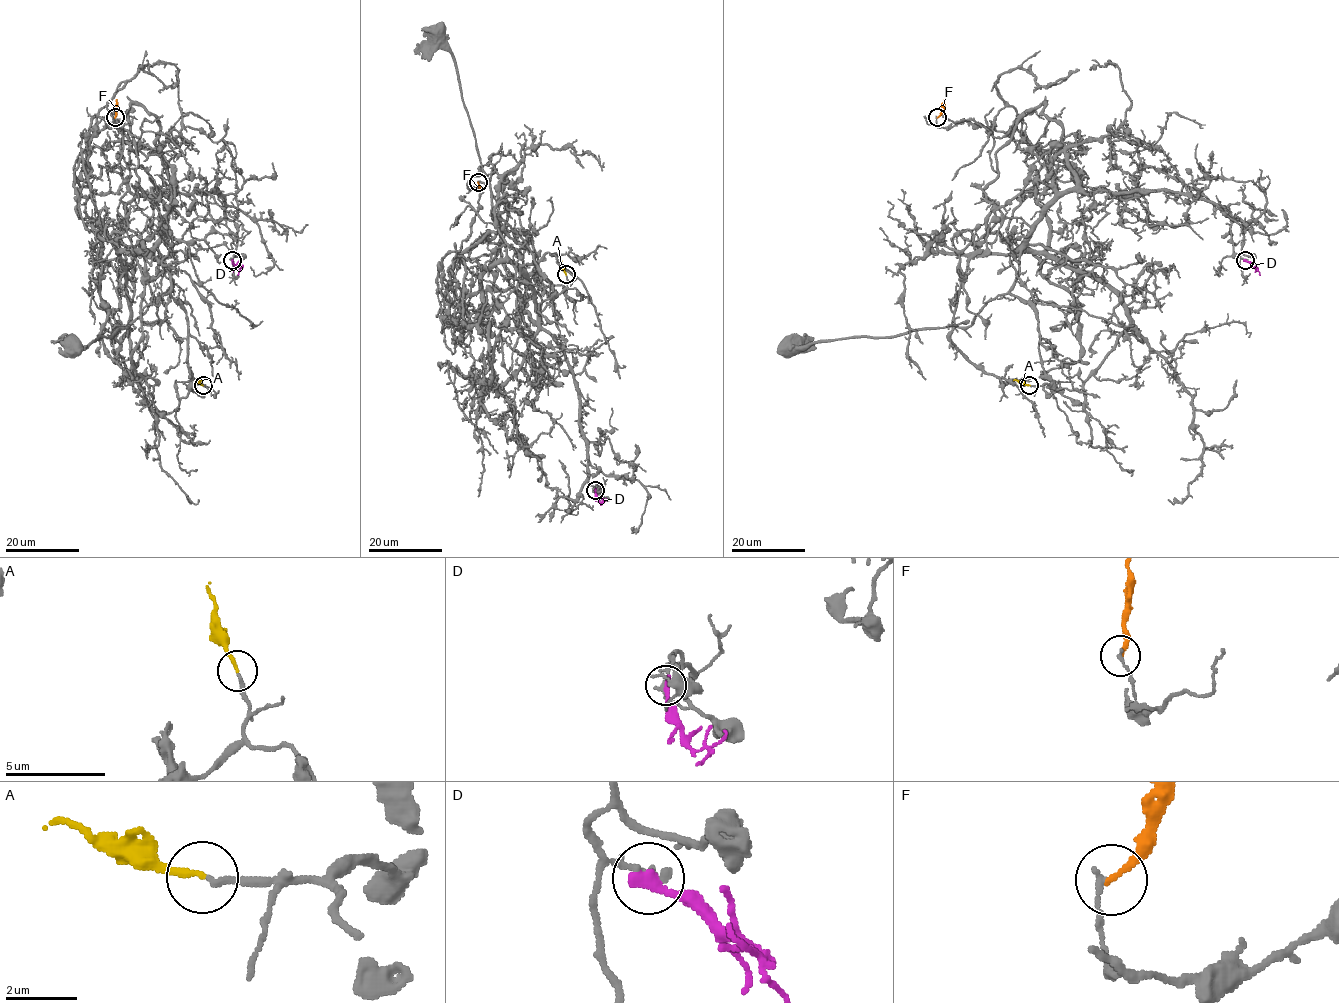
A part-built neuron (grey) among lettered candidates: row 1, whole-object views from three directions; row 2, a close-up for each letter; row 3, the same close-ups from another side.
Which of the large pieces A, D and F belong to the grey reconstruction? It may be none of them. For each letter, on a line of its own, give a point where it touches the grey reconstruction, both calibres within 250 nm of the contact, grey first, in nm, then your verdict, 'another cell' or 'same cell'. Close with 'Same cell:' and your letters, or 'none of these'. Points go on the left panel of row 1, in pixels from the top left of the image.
A: contact (203, 385); calibres 160 and 170 nm; same cell
D: contact (232, 260); calibres 240 and 320 nm; another cell
F: contact (115, 117); calibres 160 and 170 nm; another cell
Same cell: A

